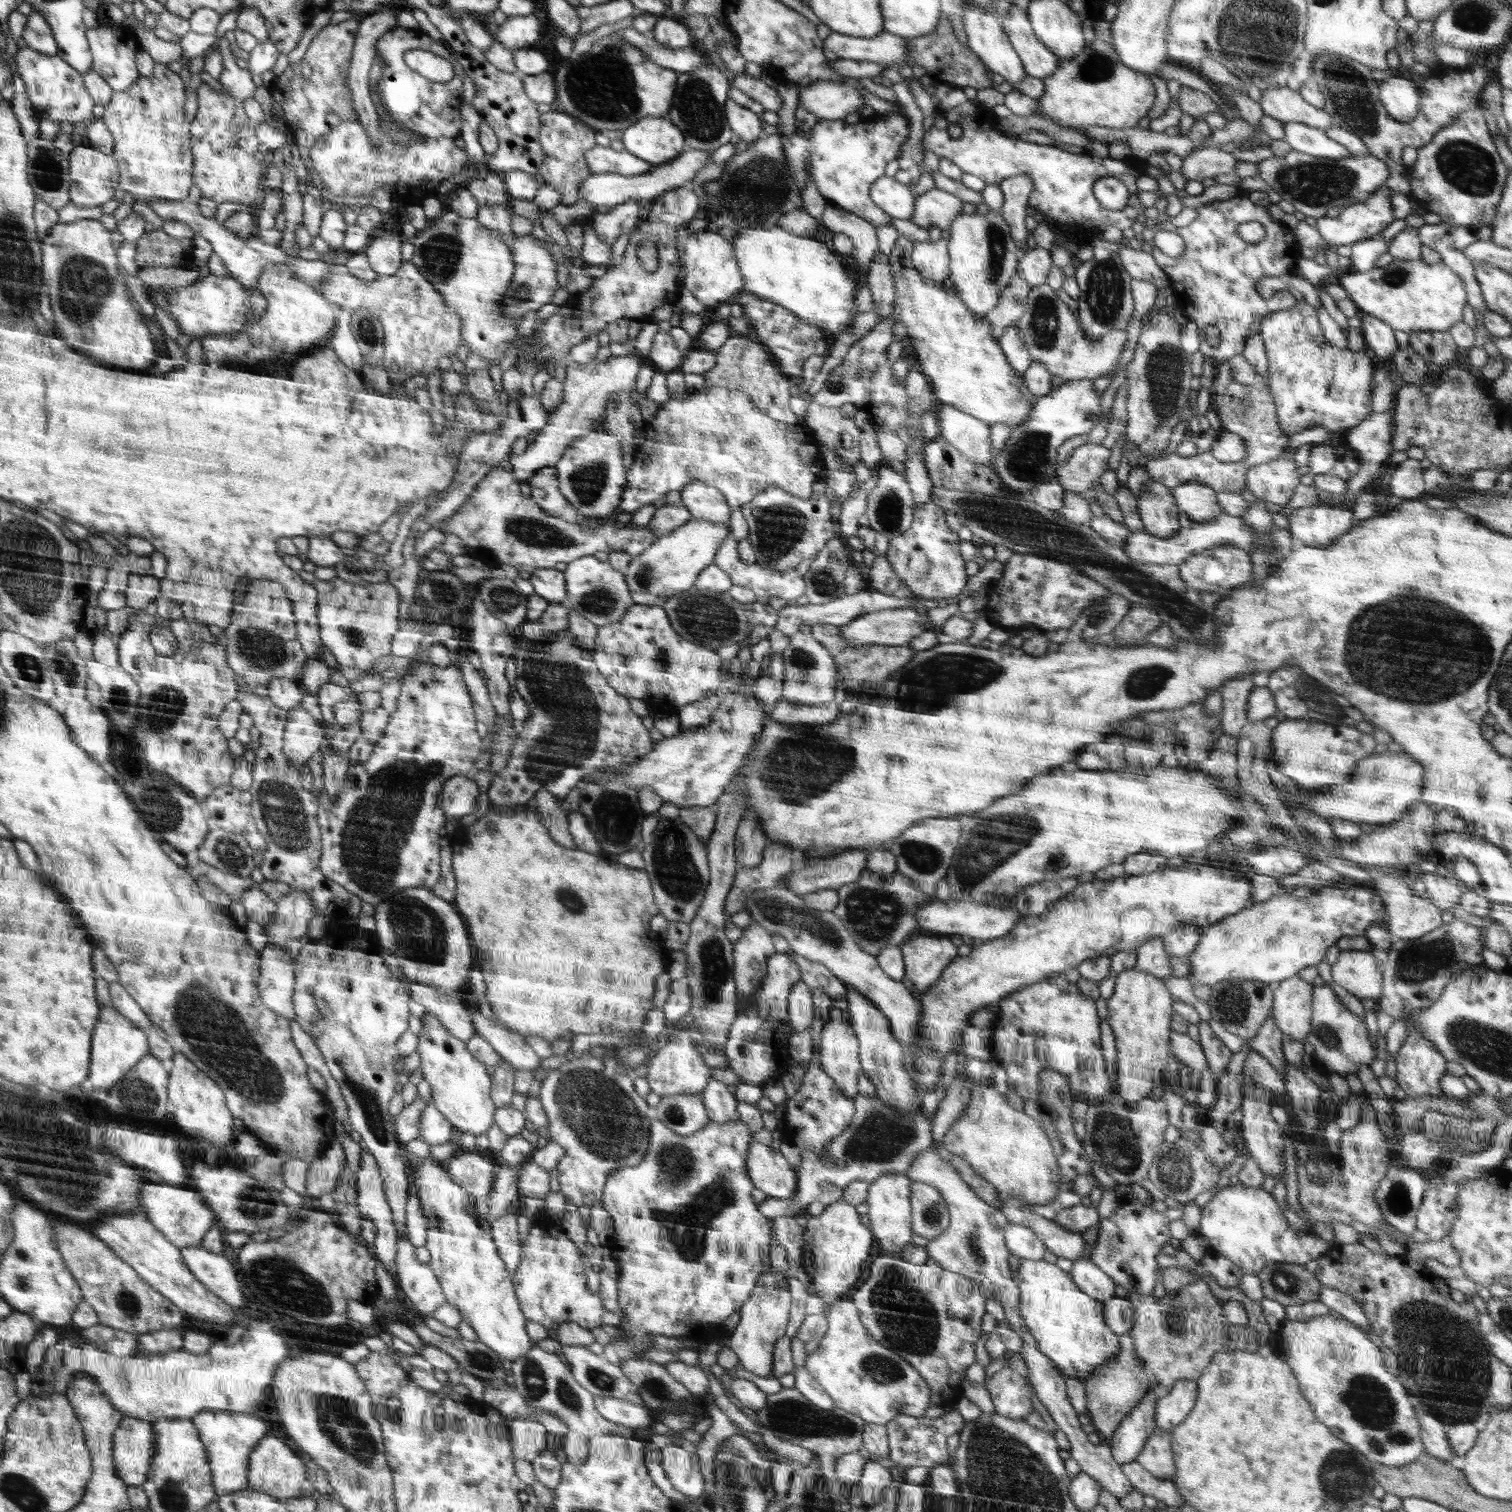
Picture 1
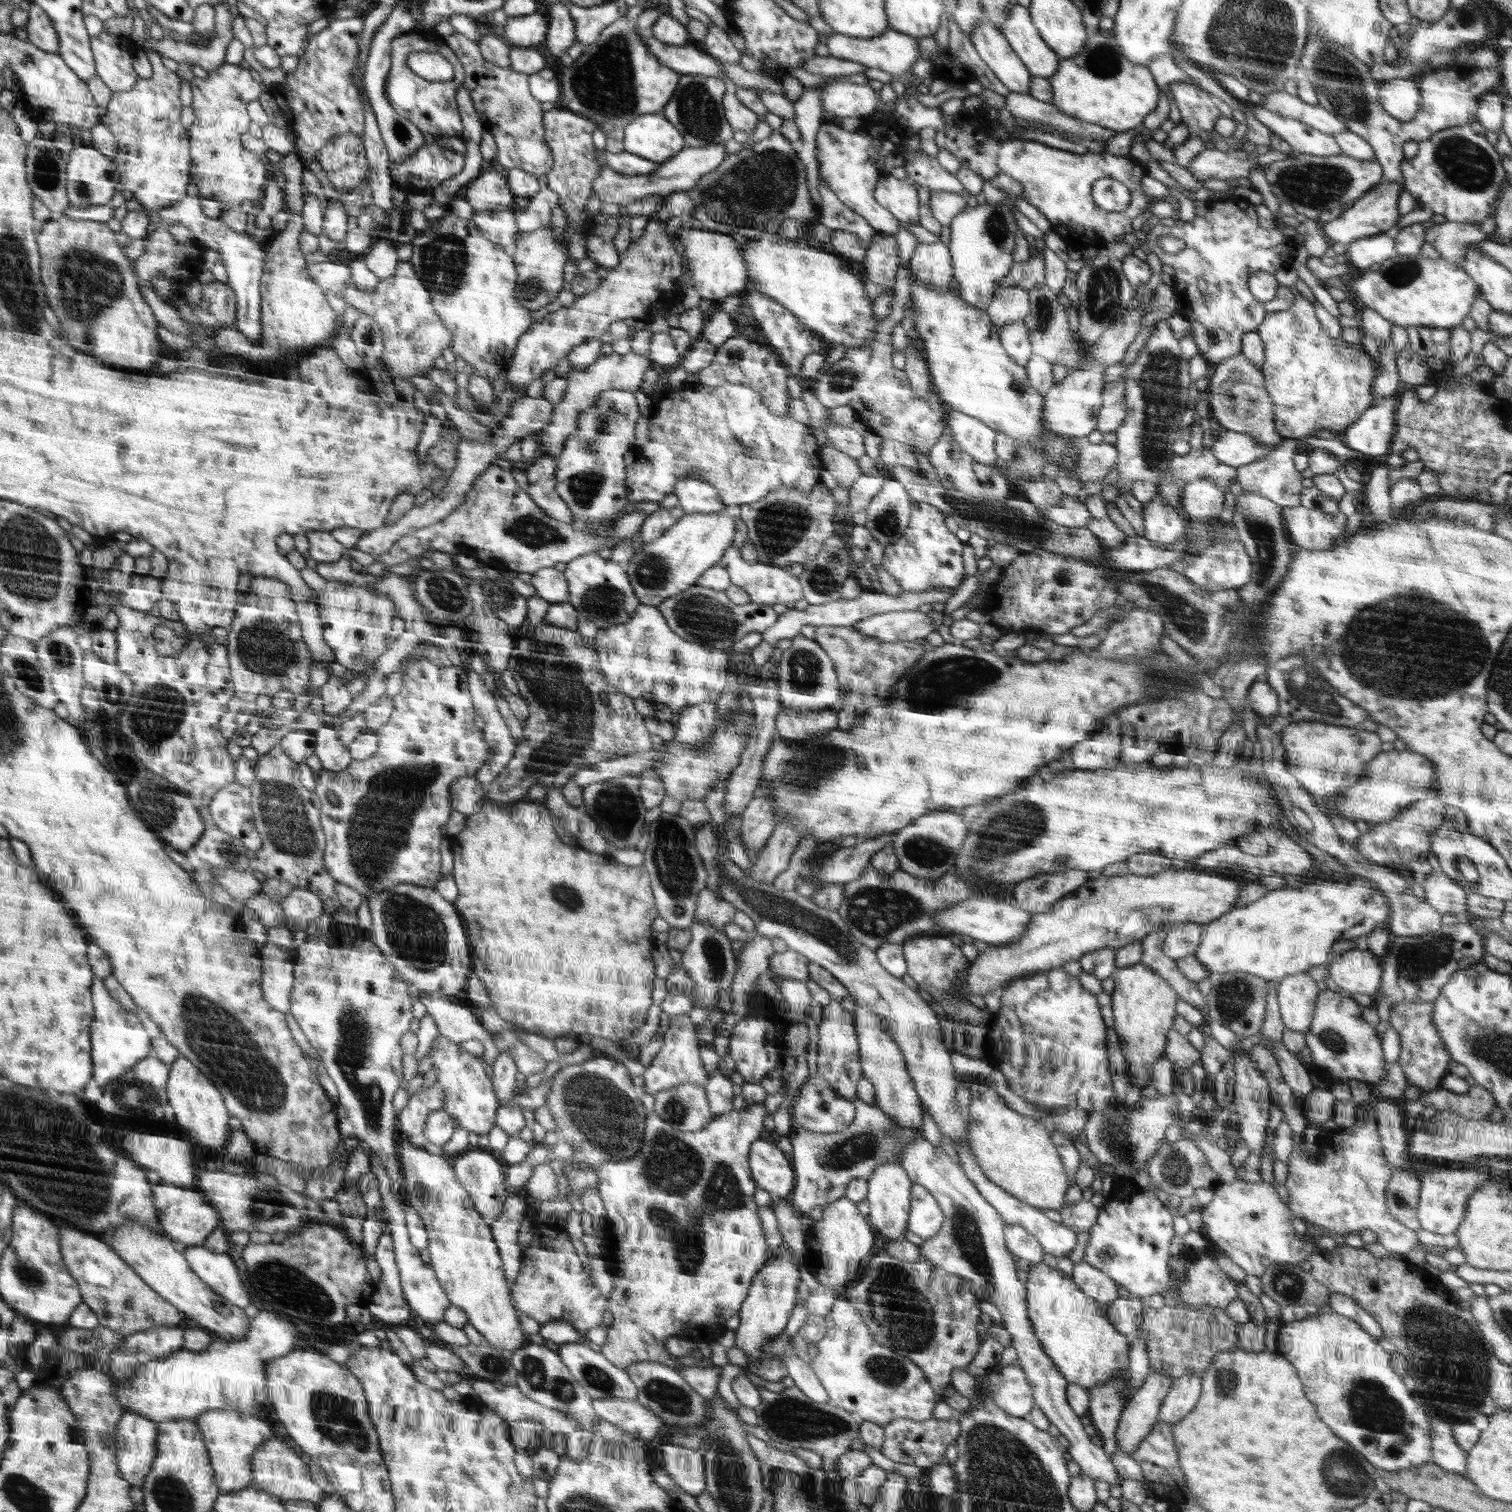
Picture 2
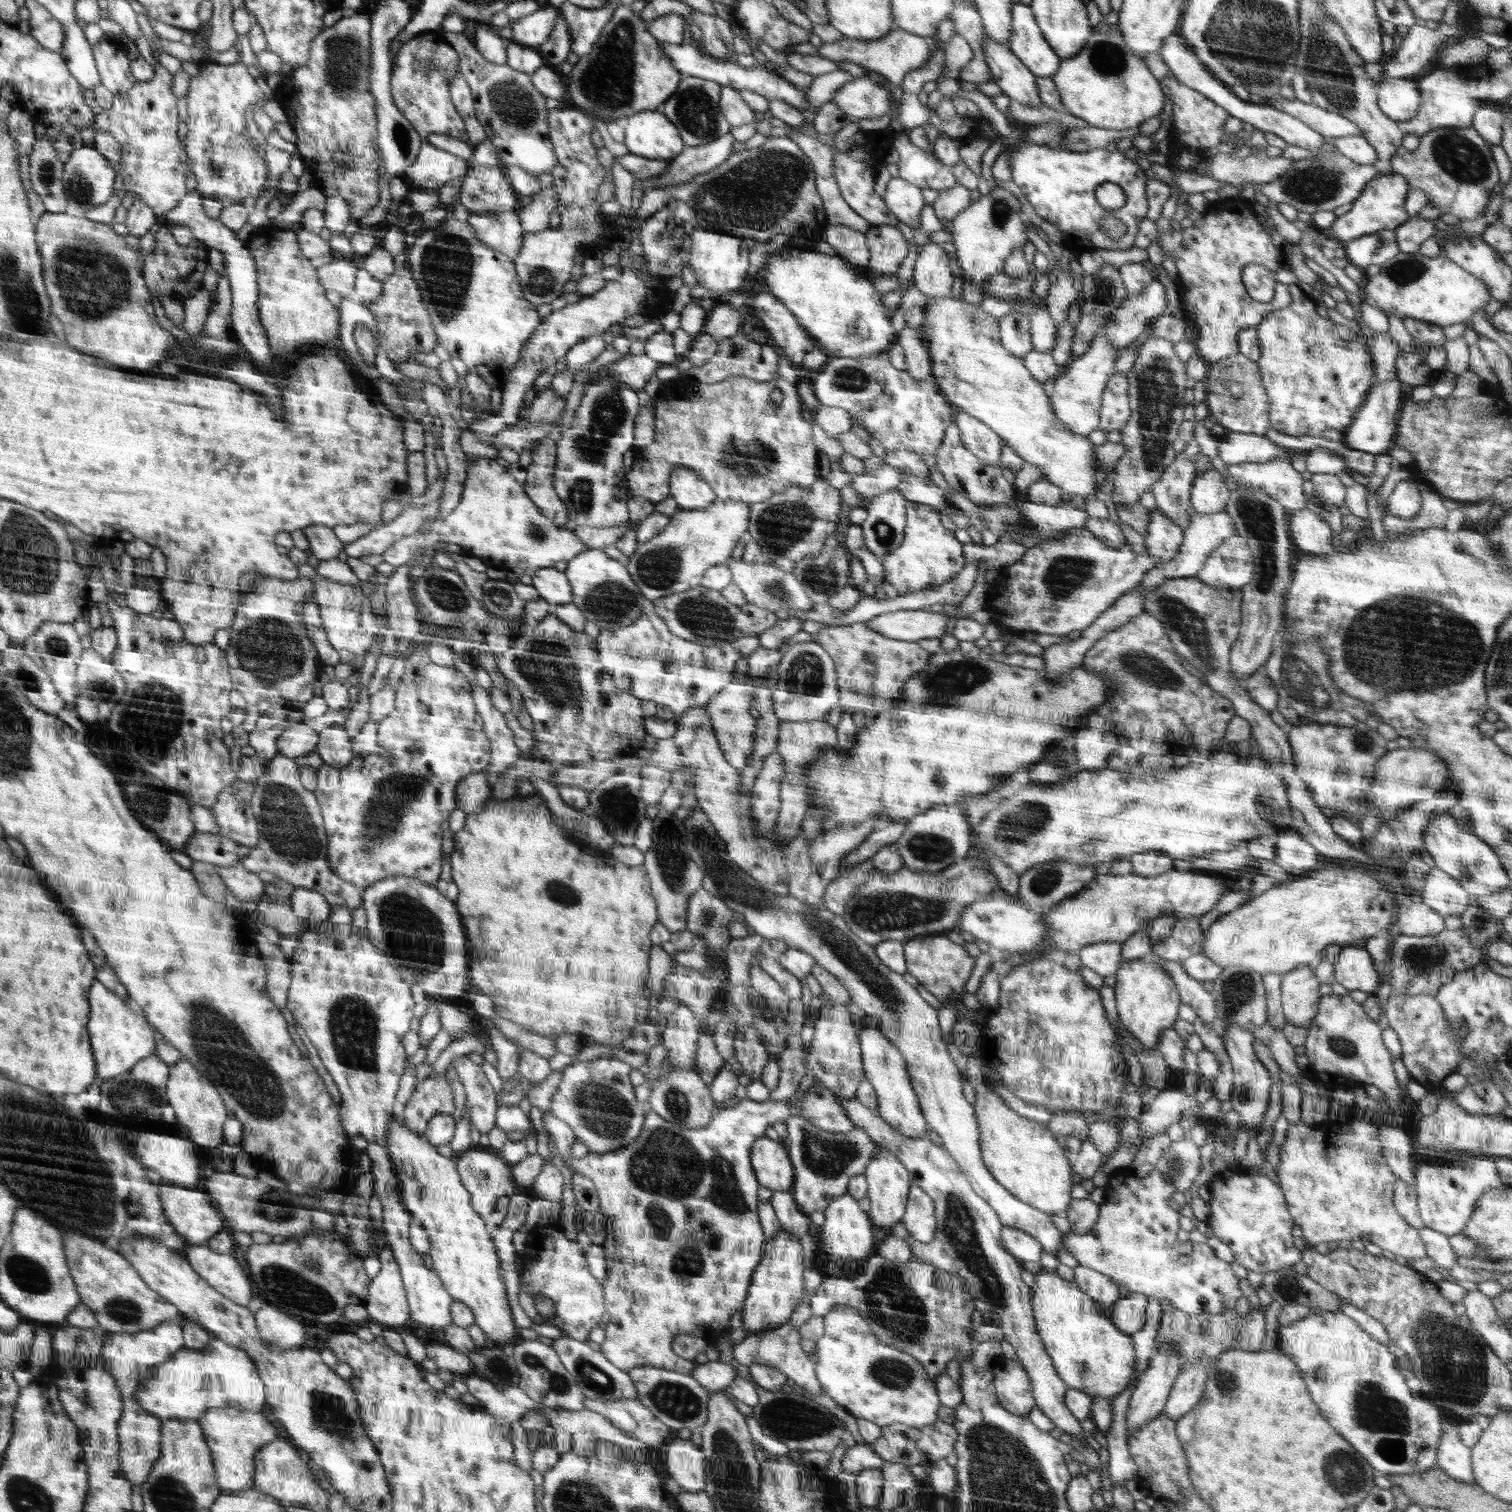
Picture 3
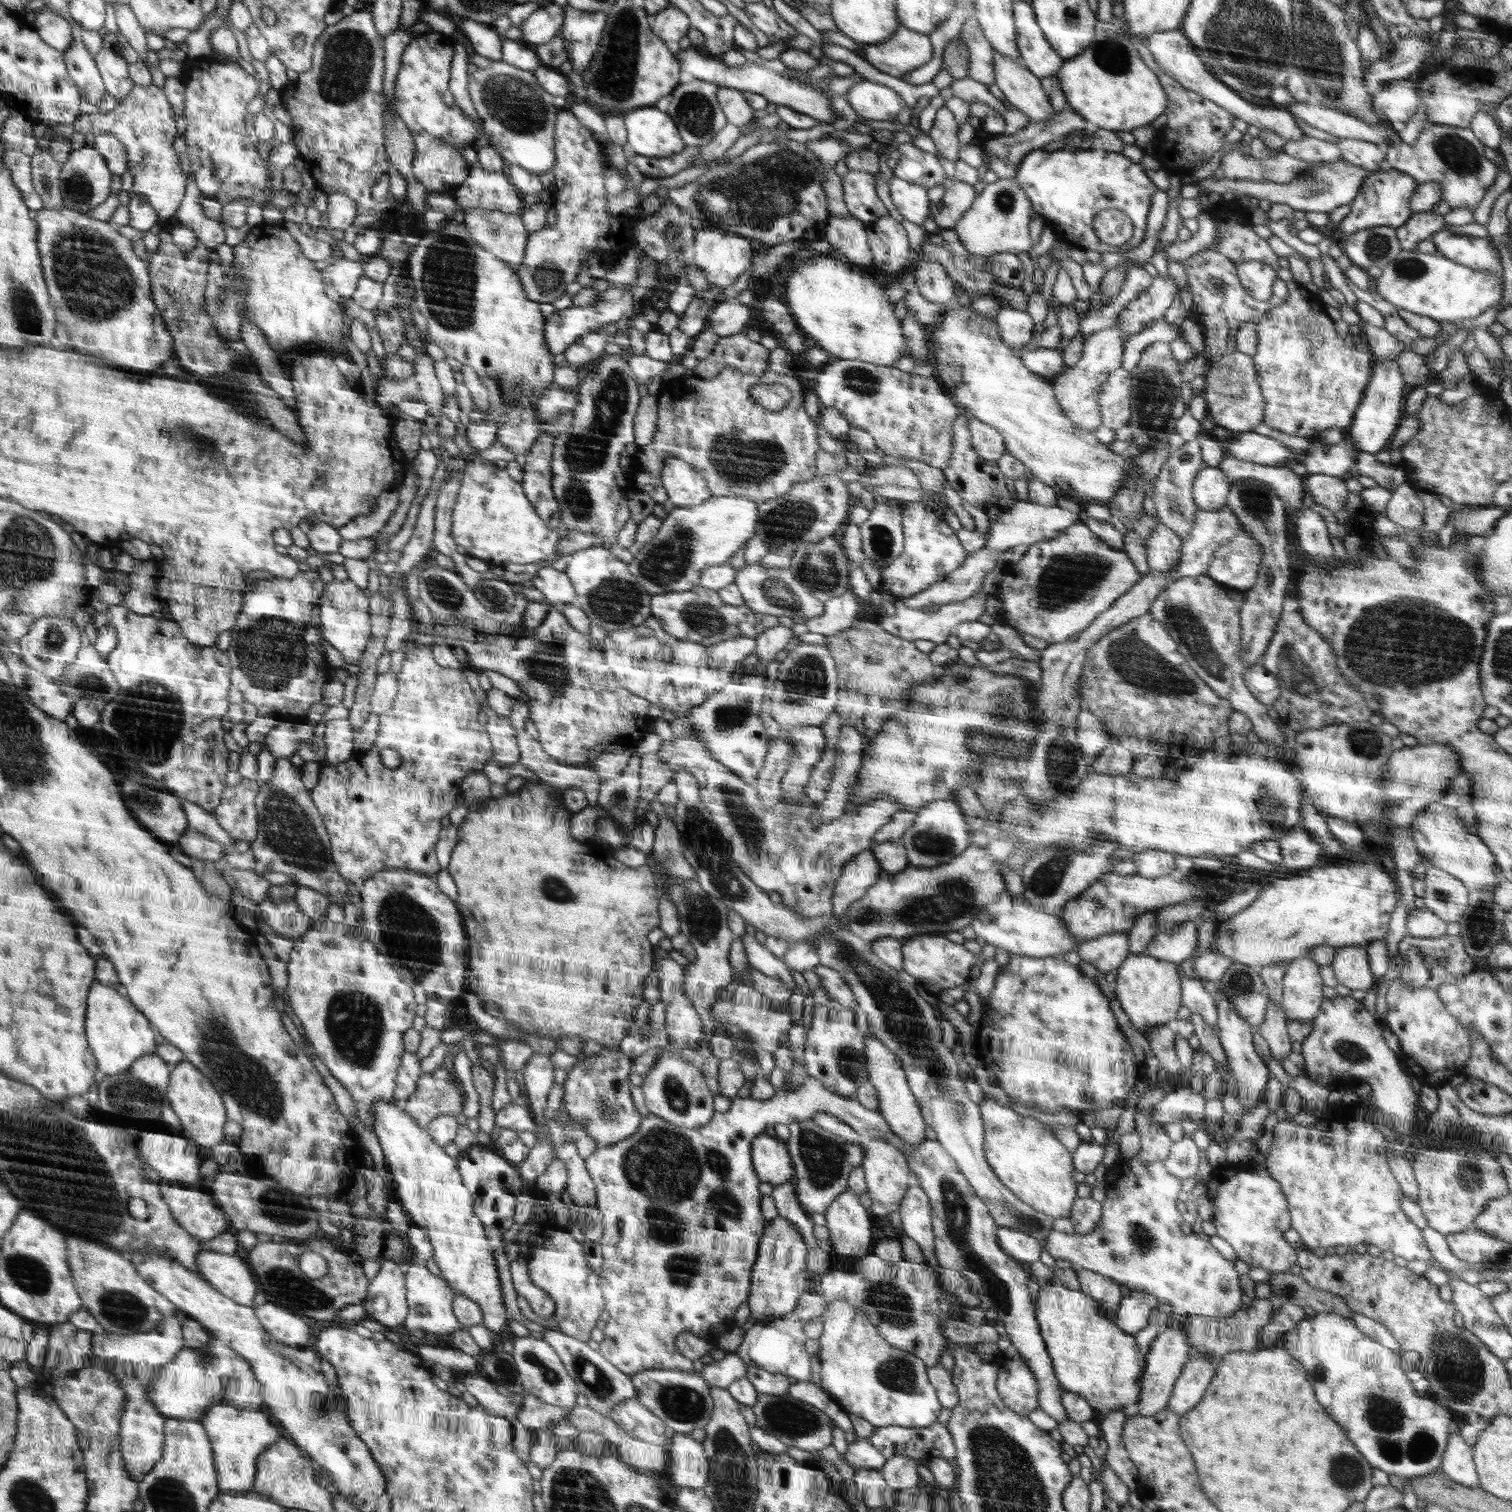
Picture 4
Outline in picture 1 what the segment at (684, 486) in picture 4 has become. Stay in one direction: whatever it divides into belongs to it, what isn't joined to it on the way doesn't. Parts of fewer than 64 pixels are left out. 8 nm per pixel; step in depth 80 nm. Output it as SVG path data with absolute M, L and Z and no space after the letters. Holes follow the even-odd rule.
M694 482L682 487L681 503L692 517L729 524L731 505L721 490L710 483Z

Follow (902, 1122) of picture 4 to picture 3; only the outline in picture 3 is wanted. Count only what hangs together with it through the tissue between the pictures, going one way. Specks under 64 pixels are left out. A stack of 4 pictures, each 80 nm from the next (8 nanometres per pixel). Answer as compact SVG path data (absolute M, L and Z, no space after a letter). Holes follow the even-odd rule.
M865 1017L865 1025L859 1029L859 1041L863 1058L865 1079L872 1083L877 1094L876 1111L894 1131L910 1138L927 1136L928 1126L922 1114L919 1098L912 1088L906 1069L905 1058L898 1049L880 1032L877 1020Z

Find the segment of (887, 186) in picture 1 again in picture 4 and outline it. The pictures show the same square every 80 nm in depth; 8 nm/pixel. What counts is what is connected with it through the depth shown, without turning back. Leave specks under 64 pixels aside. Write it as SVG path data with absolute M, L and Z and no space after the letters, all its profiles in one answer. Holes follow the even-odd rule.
M893 177L889 182L890 196L904 219L922 225L929 216L928 191L926 187Z

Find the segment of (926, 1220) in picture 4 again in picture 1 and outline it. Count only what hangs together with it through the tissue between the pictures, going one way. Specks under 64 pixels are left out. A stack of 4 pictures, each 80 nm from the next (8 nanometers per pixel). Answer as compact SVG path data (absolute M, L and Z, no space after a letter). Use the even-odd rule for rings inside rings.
M911 1181L910 1202L913 1234L932 1240L948 1228L950 1217L947 1202L944 1202L937 1188Z

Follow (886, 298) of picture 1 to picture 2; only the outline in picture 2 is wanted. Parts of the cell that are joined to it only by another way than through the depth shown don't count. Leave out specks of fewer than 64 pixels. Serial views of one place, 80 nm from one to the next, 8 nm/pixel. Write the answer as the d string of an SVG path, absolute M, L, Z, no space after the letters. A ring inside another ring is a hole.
M877 231L872 235L865 256L866 280L886 288L887 295L892 294L899 269L898 240L895 235Z

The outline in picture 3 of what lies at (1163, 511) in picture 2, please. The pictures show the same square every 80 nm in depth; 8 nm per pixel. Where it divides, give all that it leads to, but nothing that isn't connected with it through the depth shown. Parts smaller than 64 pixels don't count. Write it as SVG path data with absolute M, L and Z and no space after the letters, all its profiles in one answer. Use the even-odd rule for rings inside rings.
M1156 508L1150 512L1150 520L1144 536L1145 546L1155 566L1170 562L1177 555L1179 546L1183 543L1183 532L1163 512Z

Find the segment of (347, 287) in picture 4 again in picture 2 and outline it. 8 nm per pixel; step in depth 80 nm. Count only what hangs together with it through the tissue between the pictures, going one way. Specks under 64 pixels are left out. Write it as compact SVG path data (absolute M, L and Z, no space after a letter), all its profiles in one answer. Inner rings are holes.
M324 261L314 263L309 268L311 279L324 288L325 291L341 292L351 282L349 265L340 262Z

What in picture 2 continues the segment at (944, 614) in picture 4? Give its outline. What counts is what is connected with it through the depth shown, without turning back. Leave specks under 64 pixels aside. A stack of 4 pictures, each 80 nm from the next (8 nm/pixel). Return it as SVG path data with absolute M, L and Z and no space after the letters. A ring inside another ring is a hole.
M917 609L883 612L860 620L852 627L863 635L888 642L916 641L936 630L932 619Z

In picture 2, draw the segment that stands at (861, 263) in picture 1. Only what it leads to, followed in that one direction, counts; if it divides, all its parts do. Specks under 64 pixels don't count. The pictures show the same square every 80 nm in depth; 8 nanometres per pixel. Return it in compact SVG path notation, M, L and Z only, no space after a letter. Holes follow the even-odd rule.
M820 176L818 179L818 192L822 198L820 223L832 231L845 230L854 233L867 250L871 243L872 235L876 233L876 230L868 224L868 221L863 216L860 216L842 203Z

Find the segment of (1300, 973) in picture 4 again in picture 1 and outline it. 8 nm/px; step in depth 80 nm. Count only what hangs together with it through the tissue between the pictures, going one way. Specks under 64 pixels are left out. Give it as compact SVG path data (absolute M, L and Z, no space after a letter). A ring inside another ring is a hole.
M1298 975L1277 983L1273 1019L1284 1035L1304 1042L1311 1029L1313 984Z

